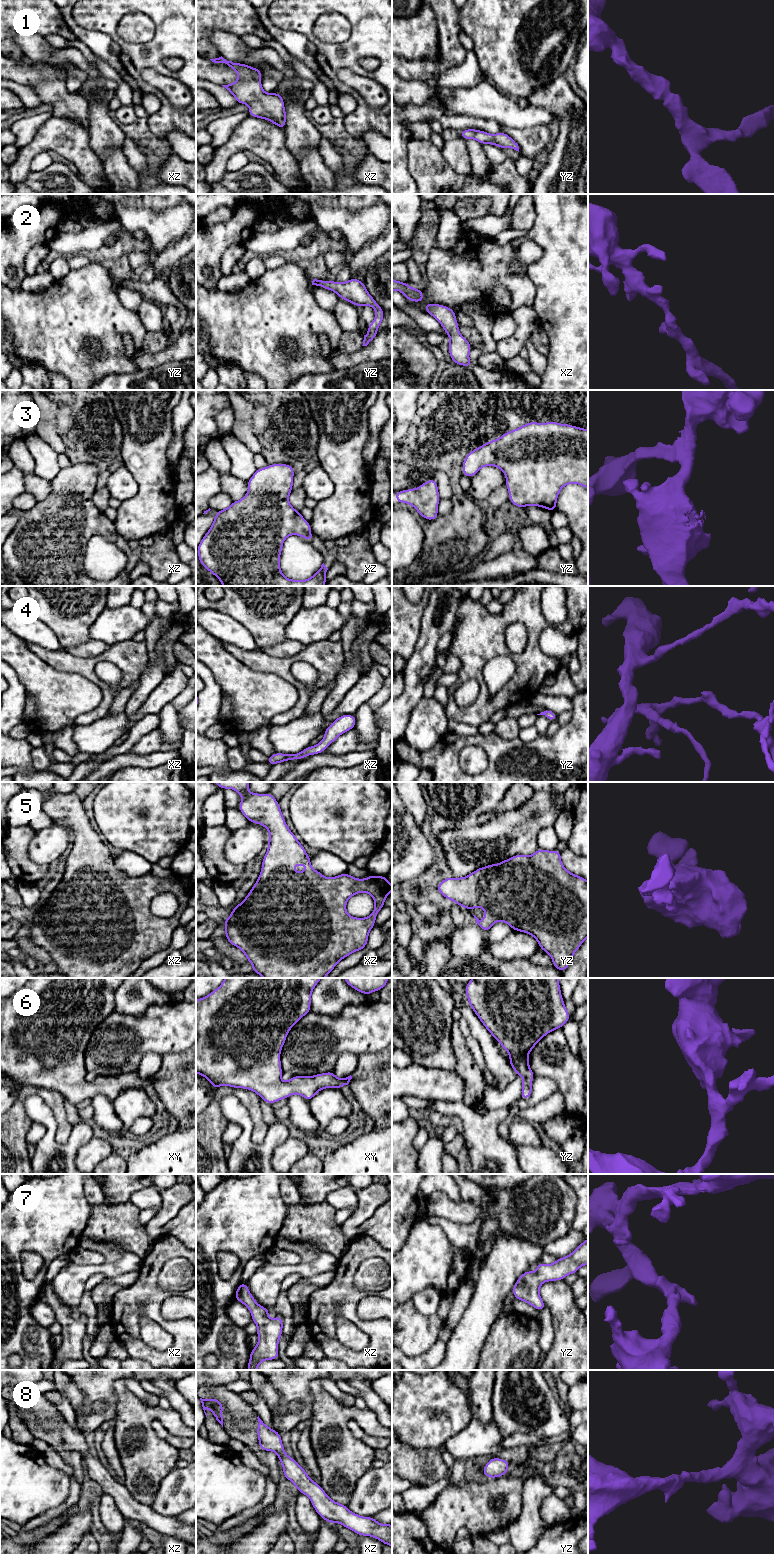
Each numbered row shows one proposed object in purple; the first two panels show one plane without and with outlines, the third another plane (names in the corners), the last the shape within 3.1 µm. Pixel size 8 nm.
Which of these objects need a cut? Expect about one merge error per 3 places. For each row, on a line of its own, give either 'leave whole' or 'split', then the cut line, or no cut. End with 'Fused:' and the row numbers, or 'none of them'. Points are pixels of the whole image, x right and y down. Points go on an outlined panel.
1: leave whole | no cut
2: leave whole | no cut
3: leave whole | no cut
4: leave whole | no cut
5: leave whole | no cut
6: leave whole | no cut
7: leave whole | no cut
8: leave whole | no cut
Fused: none of them

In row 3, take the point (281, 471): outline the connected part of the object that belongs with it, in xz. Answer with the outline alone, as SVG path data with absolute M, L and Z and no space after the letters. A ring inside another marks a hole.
M271 464L265 468L259 468L255 471L253 476L247 481L248 491L247 494L238 501L233 501L233 503L224 510L217 510L214 521L207 531L205 536L202 538L200 544L197 547L198 558L202 566L210 571L214 576L216 576L223 586L324 586L327 582L325 574L328 568L324 565L321 565L321 568L310 578L306 580L292 580L286 578L280 569L280 554L283 548L284 540L290 535L298 535L303 537L305 540L313 541L314 536L311 535L311 526L309 521L305 520L301 513L295 510L292 505L289 503L288 497L293 490L293 477L294 477L294 468L289 464Z

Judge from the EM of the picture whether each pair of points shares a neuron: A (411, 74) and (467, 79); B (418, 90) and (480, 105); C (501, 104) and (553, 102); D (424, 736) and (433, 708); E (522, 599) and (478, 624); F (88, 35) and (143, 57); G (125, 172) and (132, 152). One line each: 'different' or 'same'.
A: different
B: different
C: different
D: same
E: same
F: different
G: different

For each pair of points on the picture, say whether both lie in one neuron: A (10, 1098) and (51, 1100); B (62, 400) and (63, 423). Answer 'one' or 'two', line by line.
A: two
B: one

